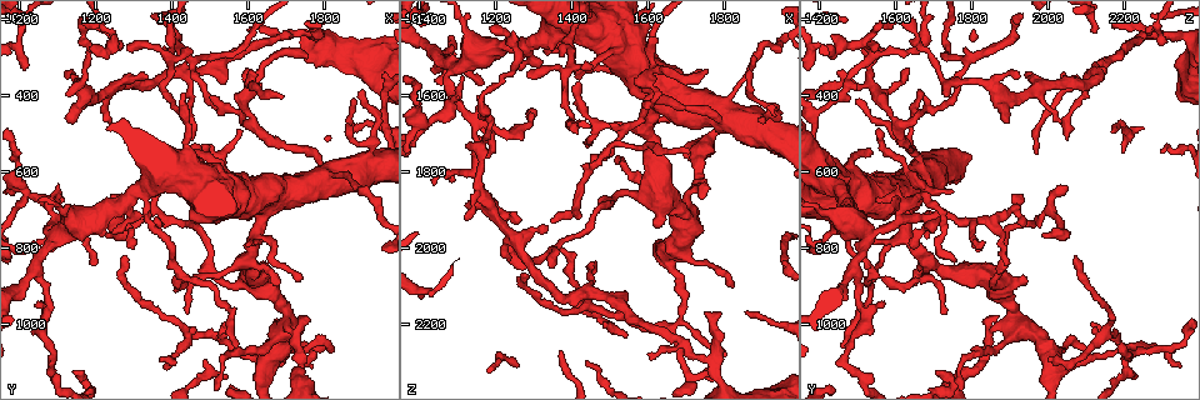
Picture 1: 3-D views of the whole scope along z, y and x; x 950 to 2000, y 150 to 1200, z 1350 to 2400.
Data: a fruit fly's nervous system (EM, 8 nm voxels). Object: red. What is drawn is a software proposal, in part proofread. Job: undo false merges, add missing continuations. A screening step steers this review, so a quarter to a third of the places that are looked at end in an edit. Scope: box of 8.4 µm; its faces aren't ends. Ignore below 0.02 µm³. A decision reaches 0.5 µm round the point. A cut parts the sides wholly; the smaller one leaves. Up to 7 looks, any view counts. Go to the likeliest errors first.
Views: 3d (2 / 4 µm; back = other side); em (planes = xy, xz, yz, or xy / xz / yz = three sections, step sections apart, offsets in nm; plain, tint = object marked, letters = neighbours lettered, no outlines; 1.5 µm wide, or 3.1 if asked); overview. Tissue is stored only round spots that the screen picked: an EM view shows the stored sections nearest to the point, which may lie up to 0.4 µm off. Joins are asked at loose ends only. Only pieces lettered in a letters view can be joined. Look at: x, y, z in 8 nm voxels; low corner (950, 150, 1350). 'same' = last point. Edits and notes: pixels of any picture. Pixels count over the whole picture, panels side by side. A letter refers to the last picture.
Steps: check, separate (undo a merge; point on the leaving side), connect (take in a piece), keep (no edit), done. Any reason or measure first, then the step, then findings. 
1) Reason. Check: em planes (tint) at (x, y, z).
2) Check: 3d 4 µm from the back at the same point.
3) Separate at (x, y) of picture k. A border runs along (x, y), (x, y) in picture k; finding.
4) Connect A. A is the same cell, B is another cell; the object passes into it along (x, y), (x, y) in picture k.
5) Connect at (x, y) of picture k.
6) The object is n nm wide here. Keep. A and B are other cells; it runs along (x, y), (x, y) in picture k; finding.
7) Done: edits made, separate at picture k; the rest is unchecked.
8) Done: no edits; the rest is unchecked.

Abrupt turn. Check: em xz step 4 (tint) at (1805, 585, 1665).

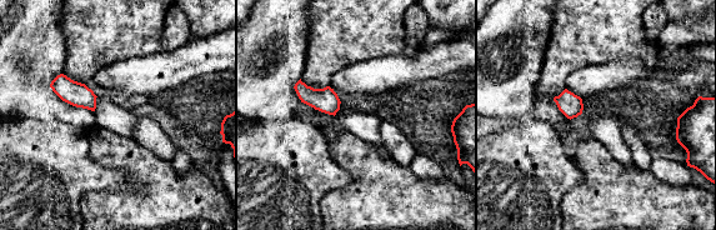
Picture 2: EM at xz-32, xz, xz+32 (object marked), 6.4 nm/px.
Cut it another way. Check: em planes (letters) at the same point.

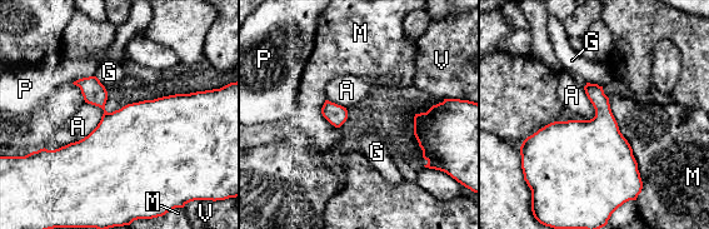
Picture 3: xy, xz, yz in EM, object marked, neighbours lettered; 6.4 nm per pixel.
Keep. A, G, M, P and V are other cells; a border runs along (608, 98), (637, 163), (638, 195) in picture 3; all the same neuron.

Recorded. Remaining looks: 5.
Calibre changes. Check: em yz step 8 (tint) at (1335, 725, 1480).

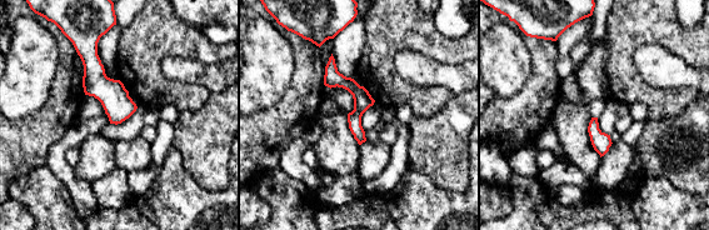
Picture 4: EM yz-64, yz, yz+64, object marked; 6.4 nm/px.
Check: em planes (tint) at the same point.

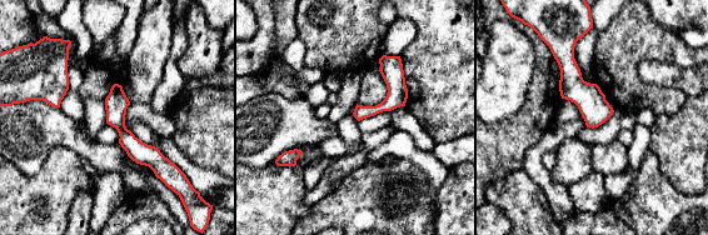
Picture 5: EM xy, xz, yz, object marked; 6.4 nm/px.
Check: em planes (letters) at the same point.

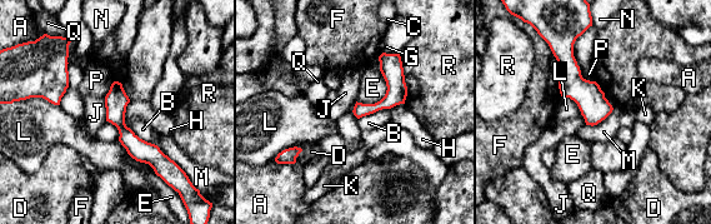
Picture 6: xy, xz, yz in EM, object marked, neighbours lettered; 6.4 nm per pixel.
The longest contact is with R, 320 nm. Keep. A, B, C, D, E, F, G, H, J, K, L, M, N, P, Q and R are other cells; a border runs along (104, 99), (106, 120) in picture 6; one neuron here.

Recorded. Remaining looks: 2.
Check: em xz step 8 (tint) at (1145, 470, 1905).

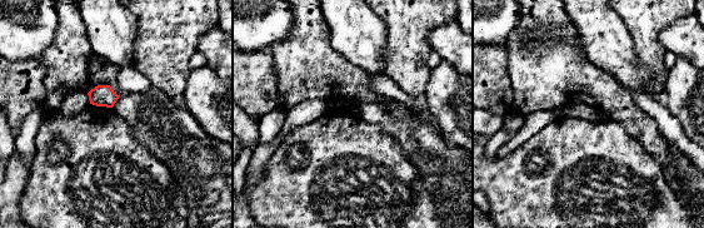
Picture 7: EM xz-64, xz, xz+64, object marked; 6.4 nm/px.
Check: em planes (letters) at the same point.

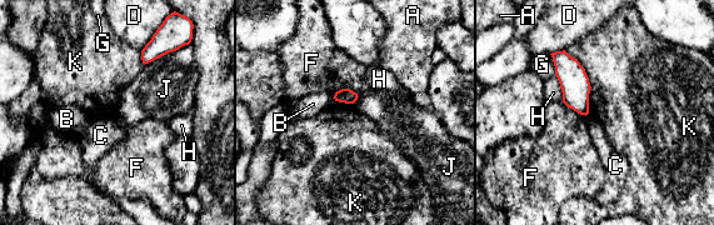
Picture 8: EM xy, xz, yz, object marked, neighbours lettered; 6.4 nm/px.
Keep. A, B, C, D, F, G, H, J and K are other cells; a border runs along (564, 50), (588, 78), (589, 113) in picture 8; no lettered piece goes on from it.

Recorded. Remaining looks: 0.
Done: no edits; the rest is unchecked.

